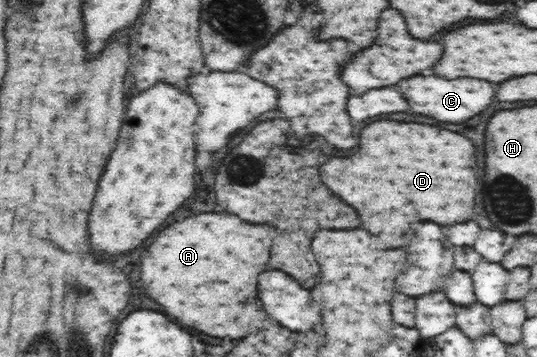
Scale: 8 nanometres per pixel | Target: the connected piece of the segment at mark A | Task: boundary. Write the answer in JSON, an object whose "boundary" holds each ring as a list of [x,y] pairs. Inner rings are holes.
{"boundary":[[[202,212],[184,222],[176,222],[162,230],[156,240],[142,254],[142,284],[158,304],[164,306],[166,316],[176,318],[180,324],[192,326],[208,336],[230,336],[244,338],[248,336],[248,322],[244,316],[242,302],[258,294],[256,278],[266,270],[268,248],[272,242],[272,228],[266,224],[248,224],[234,214],[216,214]]]}

